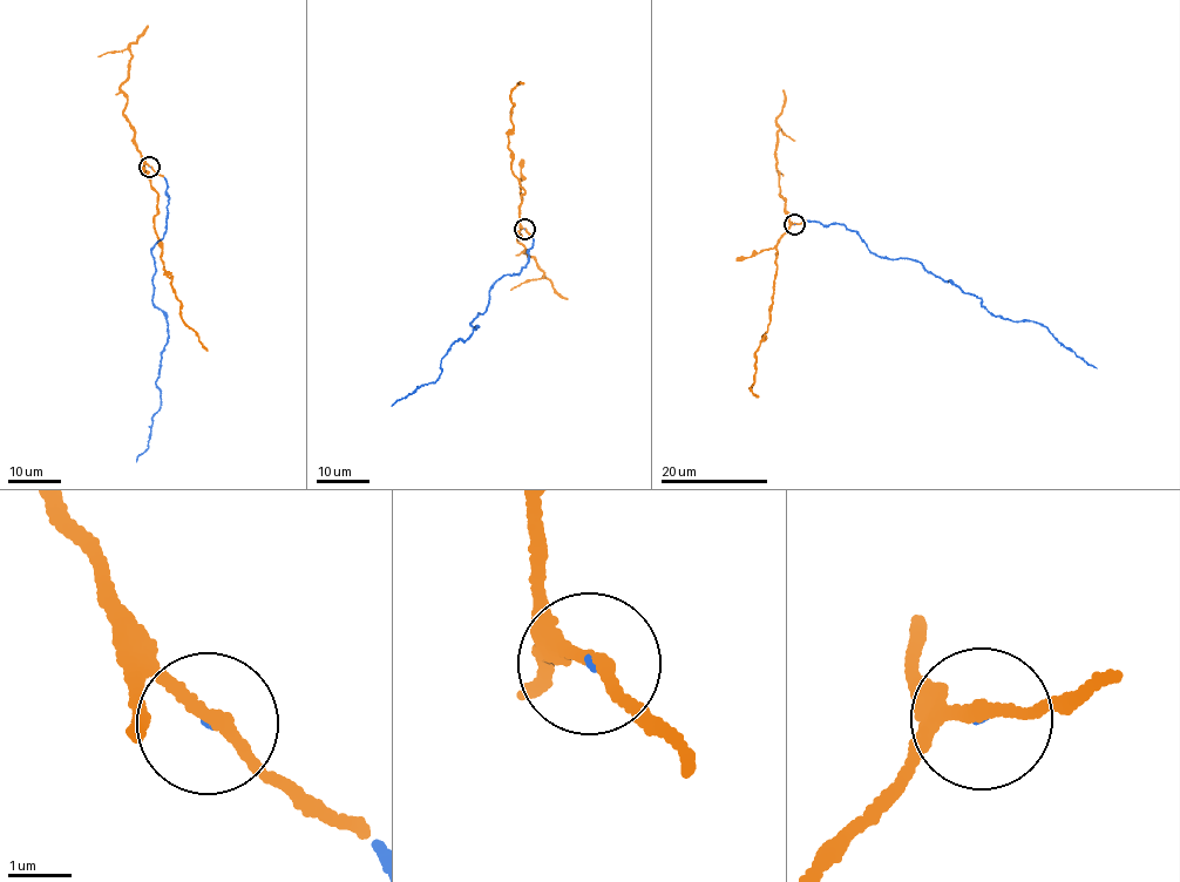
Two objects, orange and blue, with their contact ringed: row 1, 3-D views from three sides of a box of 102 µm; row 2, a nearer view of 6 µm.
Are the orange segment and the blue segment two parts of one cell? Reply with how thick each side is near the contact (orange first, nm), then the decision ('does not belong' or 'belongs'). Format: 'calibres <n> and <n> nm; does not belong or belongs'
calibres 180 and 30 nm; belongs

